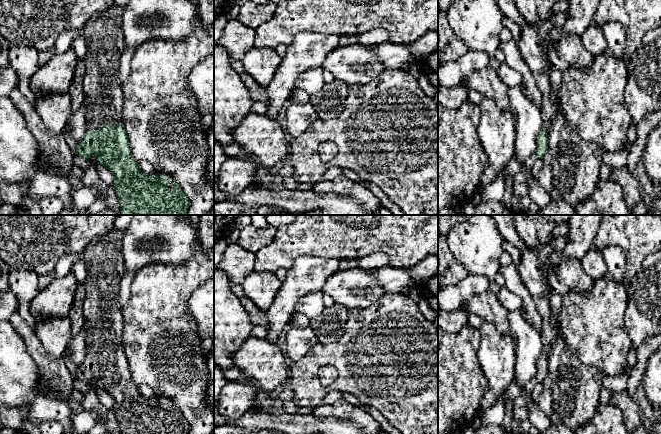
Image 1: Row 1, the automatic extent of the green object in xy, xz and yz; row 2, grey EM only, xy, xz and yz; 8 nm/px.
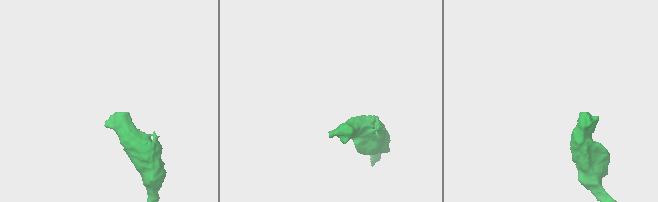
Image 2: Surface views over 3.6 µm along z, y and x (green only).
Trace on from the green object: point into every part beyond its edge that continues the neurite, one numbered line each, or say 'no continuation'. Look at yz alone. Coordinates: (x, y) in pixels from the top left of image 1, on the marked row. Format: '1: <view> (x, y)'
1: yz (531, 44)

